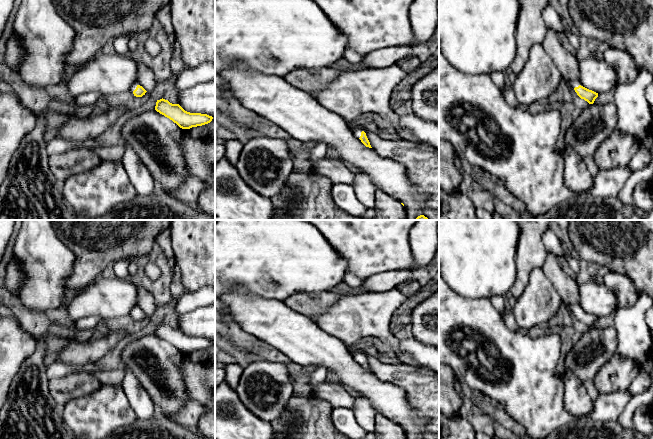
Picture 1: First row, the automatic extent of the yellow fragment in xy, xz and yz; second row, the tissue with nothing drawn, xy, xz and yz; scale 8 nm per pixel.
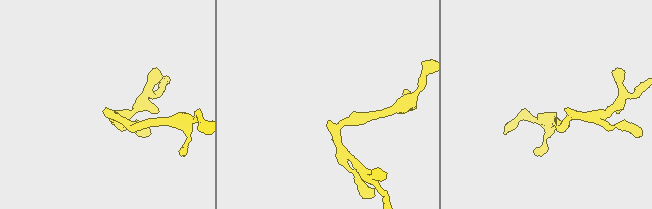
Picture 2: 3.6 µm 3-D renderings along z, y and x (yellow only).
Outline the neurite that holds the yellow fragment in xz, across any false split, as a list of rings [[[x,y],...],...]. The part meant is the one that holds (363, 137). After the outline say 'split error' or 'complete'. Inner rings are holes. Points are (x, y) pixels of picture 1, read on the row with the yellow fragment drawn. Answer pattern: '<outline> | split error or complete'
[[[397,64],[385,68],[342,71],[317,92],[315,99],[323,107],[342,117],[366,147],[372,148],[366,133],[355,123],[368,112],[378,113],[389,120],[393,130],[402,138],[418,142],[400,125],[399,117],[389,106],[390,97],[397,90],[396,85],[406,75],[407,72]]] | split error

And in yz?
[[[565,80],[568,85],[575,90],[577,95],[581,98],[587,101],[589,104],[593,104],[595,99],[598,97],[598,93],[589,90],[581,85],[579,85],[575,81],[567,81]]] | split error

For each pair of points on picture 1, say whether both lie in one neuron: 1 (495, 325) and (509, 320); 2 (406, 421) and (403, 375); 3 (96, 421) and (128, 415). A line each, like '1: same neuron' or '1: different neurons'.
1: different neurons
2: different neurons
3: same neuron

